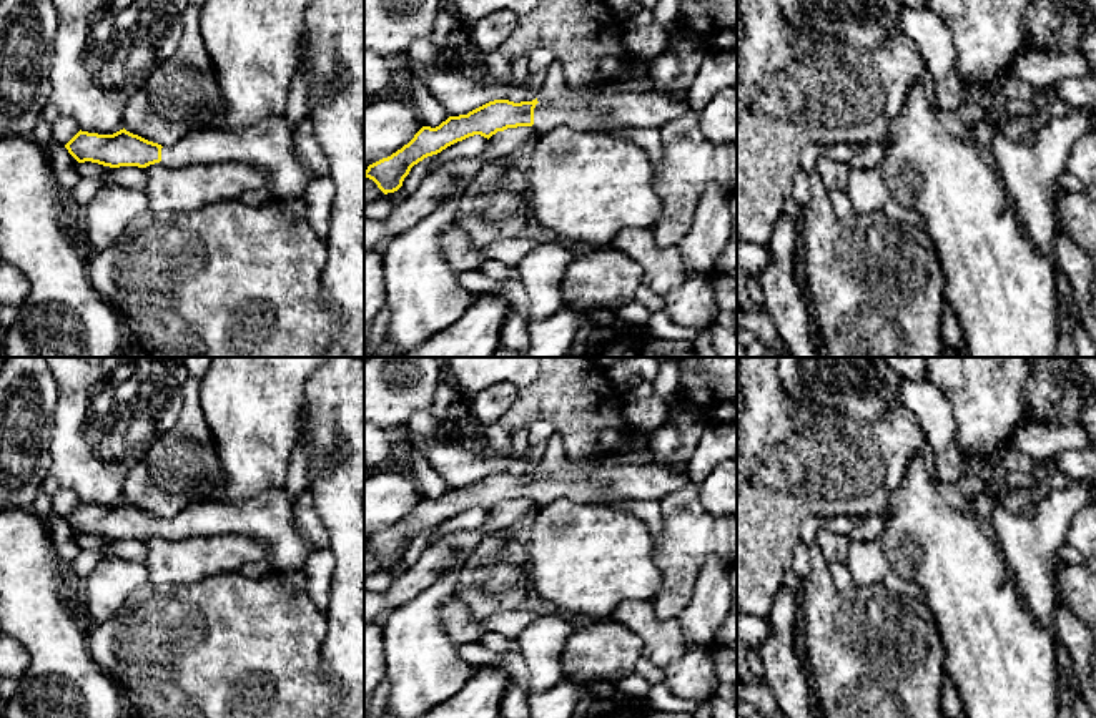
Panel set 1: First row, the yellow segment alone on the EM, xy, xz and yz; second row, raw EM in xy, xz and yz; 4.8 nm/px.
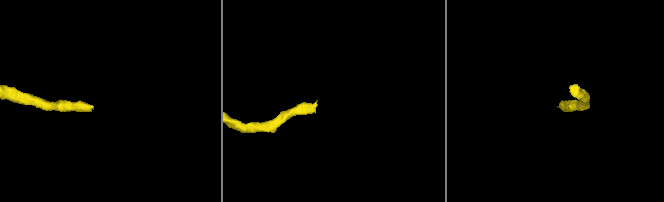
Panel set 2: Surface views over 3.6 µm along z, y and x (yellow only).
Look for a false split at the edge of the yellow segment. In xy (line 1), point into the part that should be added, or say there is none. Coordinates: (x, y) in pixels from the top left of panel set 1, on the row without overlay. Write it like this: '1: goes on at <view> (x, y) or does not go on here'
1: goes on at xy (268, 516)

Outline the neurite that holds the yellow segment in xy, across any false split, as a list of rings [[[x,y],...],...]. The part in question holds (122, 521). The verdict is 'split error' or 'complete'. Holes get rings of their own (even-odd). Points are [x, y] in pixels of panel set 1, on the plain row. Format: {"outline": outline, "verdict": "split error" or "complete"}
{"outline": [[[284,489],[264,490],[251,499],[236,504],[198,502],[181,510],[173,519],[161,519],[148,514],[125,500],[113,507],[78,504],[65,520],[78,534],[91,534],[110,540],[138,538],[146,540],[160,535],[168,540],[213,537],[223,534],[241,534],[256,537],[268,548],[268,560],[274,570],[303,572],[314,548],[306,542],[294,524],[293,500]]], "verdict": "split error"}

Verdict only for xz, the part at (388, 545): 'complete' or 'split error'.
split error

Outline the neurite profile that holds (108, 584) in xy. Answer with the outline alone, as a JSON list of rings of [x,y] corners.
[[[103,557],[78,588],[88,625],[111,618],[123,600],[148,582],[148,575],[145,563]]]

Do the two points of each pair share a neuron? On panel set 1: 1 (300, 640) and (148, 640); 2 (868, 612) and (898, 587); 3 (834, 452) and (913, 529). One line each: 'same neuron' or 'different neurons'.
1: same neuron
2: different neurons
3: different neurons

